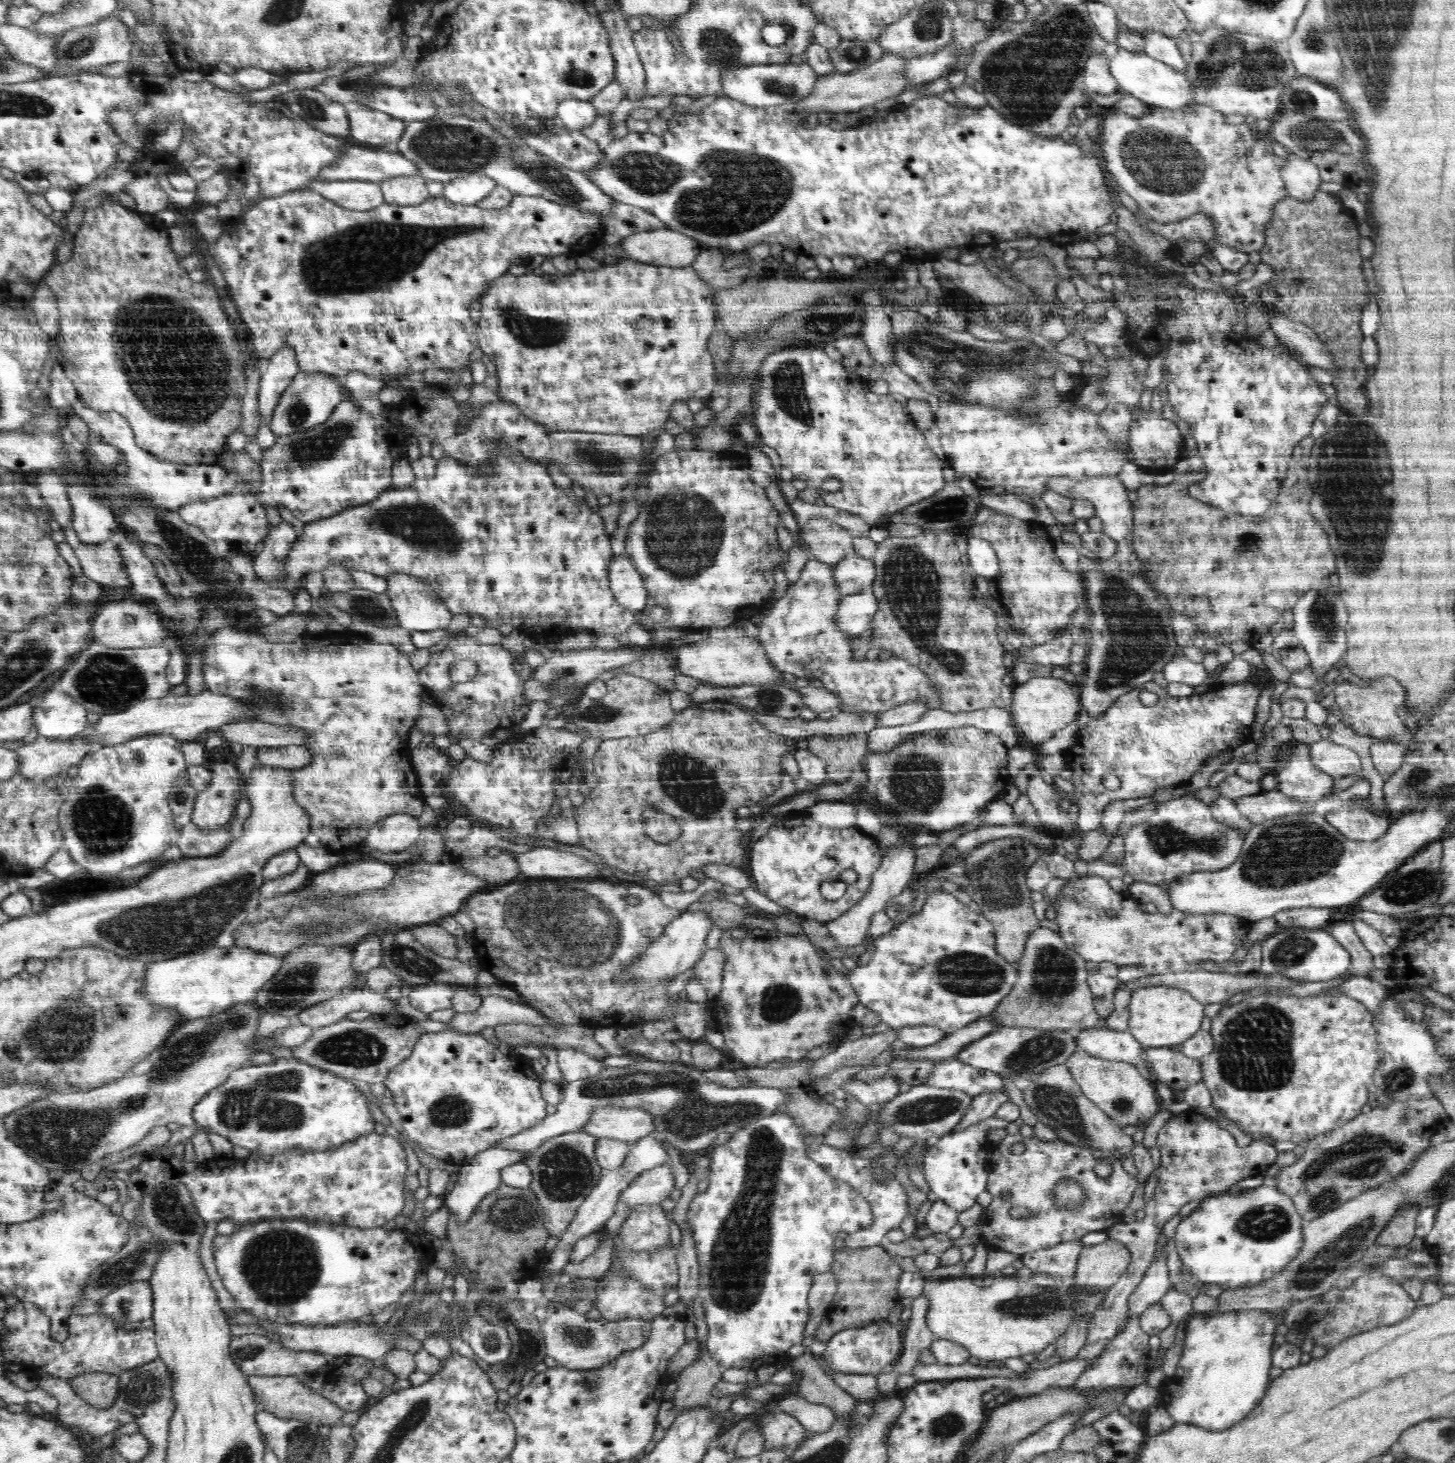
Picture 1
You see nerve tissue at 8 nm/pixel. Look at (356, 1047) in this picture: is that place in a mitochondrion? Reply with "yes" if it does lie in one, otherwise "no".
yes

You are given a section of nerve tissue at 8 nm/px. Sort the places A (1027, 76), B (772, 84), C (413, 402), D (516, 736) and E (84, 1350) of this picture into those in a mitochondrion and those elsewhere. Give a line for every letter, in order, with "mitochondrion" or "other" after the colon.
A: mitochondrion
B: mitochondrion
C: other
D: other
E: other

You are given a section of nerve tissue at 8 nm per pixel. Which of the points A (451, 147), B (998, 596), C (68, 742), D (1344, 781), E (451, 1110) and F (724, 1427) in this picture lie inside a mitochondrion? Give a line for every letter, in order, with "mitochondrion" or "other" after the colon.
A: mitochondrion
B: other
C: other
D: other
E: mitochondrion
F: other

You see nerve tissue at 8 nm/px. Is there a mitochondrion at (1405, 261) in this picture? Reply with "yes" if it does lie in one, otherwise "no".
no

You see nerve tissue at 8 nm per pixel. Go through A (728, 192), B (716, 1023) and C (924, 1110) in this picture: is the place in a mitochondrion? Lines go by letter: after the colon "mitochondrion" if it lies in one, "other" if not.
A: mitochondrion
B: other
C: mitochondrion

